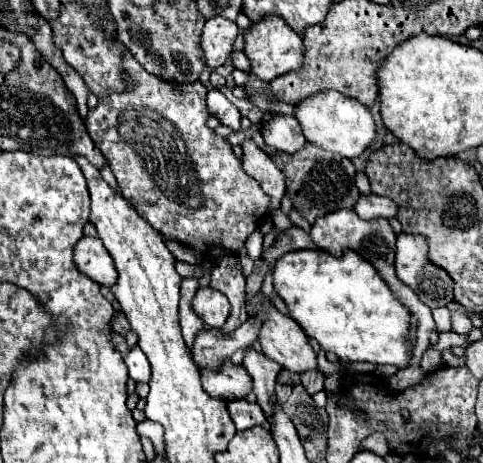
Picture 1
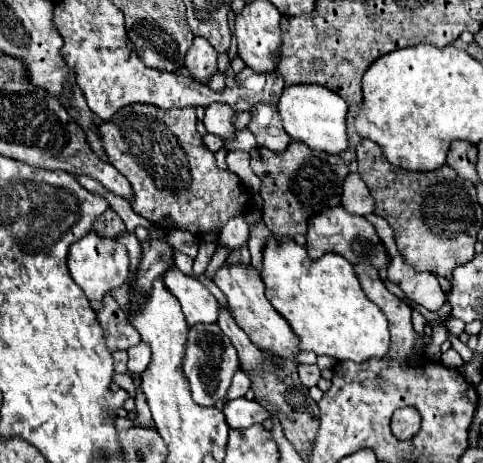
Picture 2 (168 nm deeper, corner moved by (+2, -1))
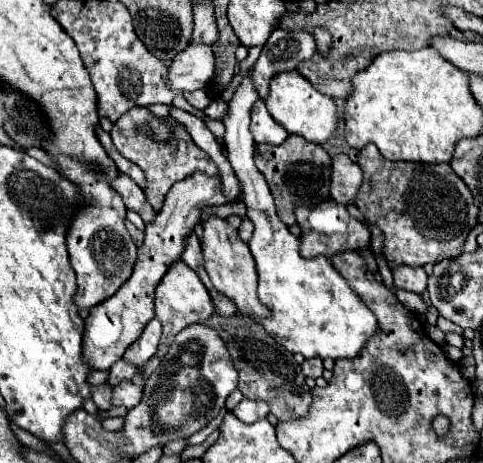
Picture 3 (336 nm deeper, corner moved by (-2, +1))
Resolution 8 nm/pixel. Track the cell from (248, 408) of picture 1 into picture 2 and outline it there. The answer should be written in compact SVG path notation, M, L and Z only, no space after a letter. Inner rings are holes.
M244 397L228 401L224 407L226 423L230 429L246 429L254 423L264 423L270 417L270 411L266 411L260 403L248 401Z

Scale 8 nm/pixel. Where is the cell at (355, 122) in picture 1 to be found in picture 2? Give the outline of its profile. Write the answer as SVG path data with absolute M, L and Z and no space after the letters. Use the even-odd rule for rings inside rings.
M290 85L284 87L282 97L276 105L284 131L292 139L300 139L312 149L322 149L328 153L342 153L348 147L348 137L346 137L346 111L348 105L340 95L334 91L328 91L326 87L316 87L316 85Z

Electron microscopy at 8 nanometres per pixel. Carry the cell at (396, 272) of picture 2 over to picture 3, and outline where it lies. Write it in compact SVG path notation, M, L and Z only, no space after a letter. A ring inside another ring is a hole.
M396 267L392 273L394 273L396 289L404 289L420 295L428 287L428 275L422 267Z

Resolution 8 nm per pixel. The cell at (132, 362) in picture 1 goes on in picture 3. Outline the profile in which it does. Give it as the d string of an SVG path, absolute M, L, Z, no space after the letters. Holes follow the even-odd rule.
M154 317L148 325L146 325L146 329L144 329L144 333L140 335L140 339L138 341L134 341L132 345L130 345L130 349L124 353L124 357L130 361L130 363L134 363L134 365L144 365L150 357L154 357L154 353L156 353L156 349L158 349L158 343L160 343L160 321Z

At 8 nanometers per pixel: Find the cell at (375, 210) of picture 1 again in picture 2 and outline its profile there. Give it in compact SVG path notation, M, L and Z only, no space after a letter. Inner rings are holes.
M348 173L344 179L342 207L354 215L368 215L374 211L374 199L358 173Z

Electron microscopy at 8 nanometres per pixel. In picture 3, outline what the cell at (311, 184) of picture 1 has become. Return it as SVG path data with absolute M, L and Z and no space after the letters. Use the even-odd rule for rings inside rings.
M290 135L282 145L256 145L254 161L258 171L266 177L268 187L274 195L278 217L286 225L296 225L296 207L316 207L318 203L330 199L332 159L320 145L308 143L298 135Z

